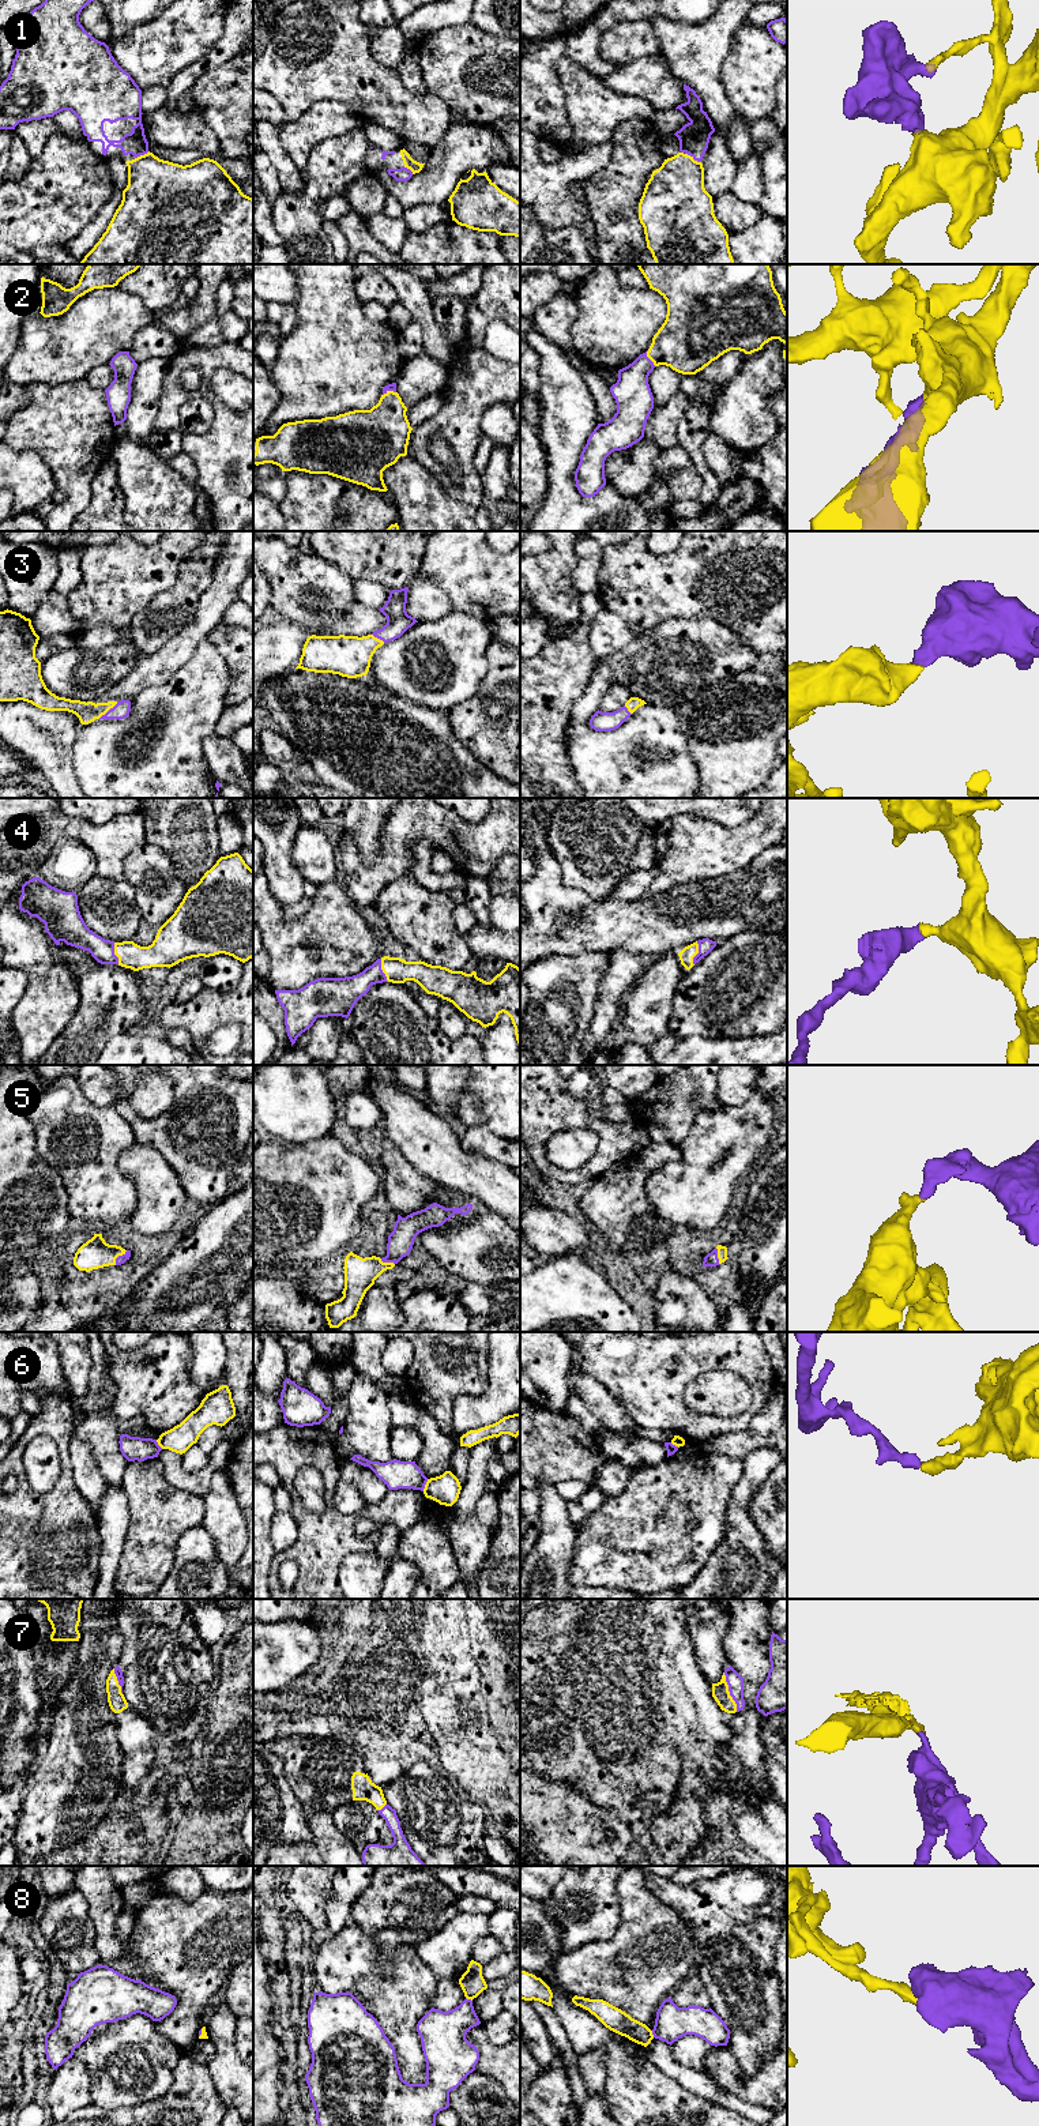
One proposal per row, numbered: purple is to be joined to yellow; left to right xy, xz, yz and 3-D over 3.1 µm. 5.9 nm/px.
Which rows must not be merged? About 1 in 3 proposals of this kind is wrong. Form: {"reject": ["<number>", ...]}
{"reject": ["6", "8"]}

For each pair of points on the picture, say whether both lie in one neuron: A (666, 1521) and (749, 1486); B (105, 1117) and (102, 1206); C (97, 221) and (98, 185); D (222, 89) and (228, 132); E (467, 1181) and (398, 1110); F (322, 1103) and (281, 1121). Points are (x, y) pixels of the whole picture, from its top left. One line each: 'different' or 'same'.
A: different
B: same
C: different
D: same
E: same
F: same

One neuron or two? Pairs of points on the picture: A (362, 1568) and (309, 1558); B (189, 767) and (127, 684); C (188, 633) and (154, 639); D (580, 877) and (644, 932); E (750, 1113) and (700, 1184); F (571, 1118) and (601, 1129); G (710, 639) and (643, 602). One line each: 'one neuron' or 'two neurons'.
A: two neurons
B: two neurons
C: two neurons
D: two neurons
E: one neuron
F: one neuron
G: two neurons

